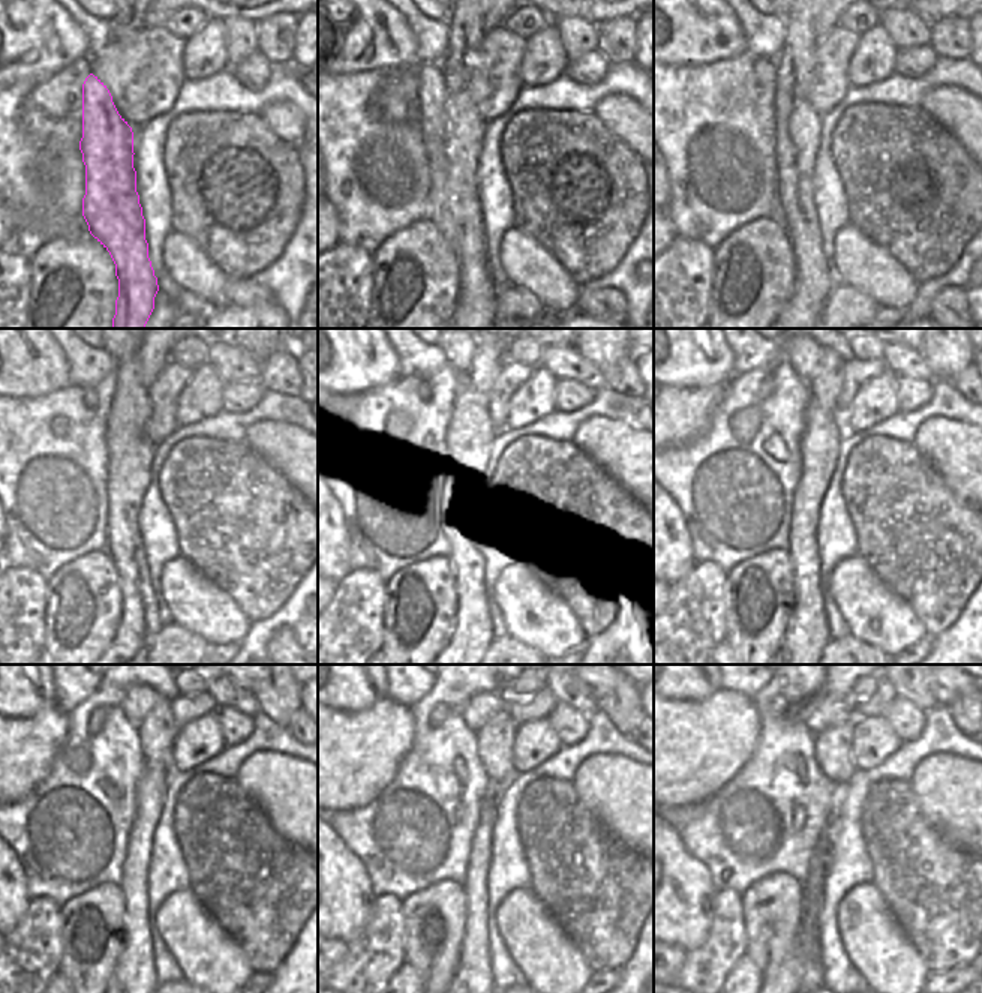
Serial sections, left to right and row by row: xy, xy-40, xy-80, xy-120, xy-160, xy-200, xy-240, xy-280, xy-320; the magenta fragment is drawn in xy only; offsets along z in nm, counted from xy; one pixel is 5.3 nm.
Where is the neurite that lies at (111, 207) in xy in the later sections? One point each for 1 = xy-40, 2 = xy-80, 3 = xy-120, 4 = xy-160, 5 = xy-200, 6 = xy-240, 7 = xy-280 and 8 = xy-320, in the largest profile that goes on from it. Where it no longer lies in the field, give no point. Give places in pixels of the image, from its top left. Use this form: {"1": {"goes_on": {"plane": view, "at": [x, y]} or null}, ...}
{"1": {"goes_on": {"plane": "xy-40", "at": [476, 291]}}, "2": {"goes_on": {"plane": "xy-80", "at": [766, 74]}}, "3": {"goes_on": {"plane": "xy-120", "at": [89, 396]}}, "4": {"goes_on": {"plane": "xy-160", "at": [425, 393]}}, "5": {"goes_on": {"plane": "xy-200", "at": [766, 386]}}, "6": {"goes_on": {"plane": "xy-240", "at": [98, 719]}}, "7": {"goes_on": {"plane": "xy-280", "at": [440, 713]}}, "8": {"goes_on": {"plane": "xy-320", "at": [778, 705]}}}

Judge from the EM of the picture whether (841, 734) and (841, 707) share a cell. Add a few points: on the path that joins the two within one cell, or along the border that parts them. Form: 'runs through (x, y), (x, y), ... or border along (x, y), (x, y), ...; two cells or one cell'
border along (852, 720), (837, 723), (814, 734); two cells

